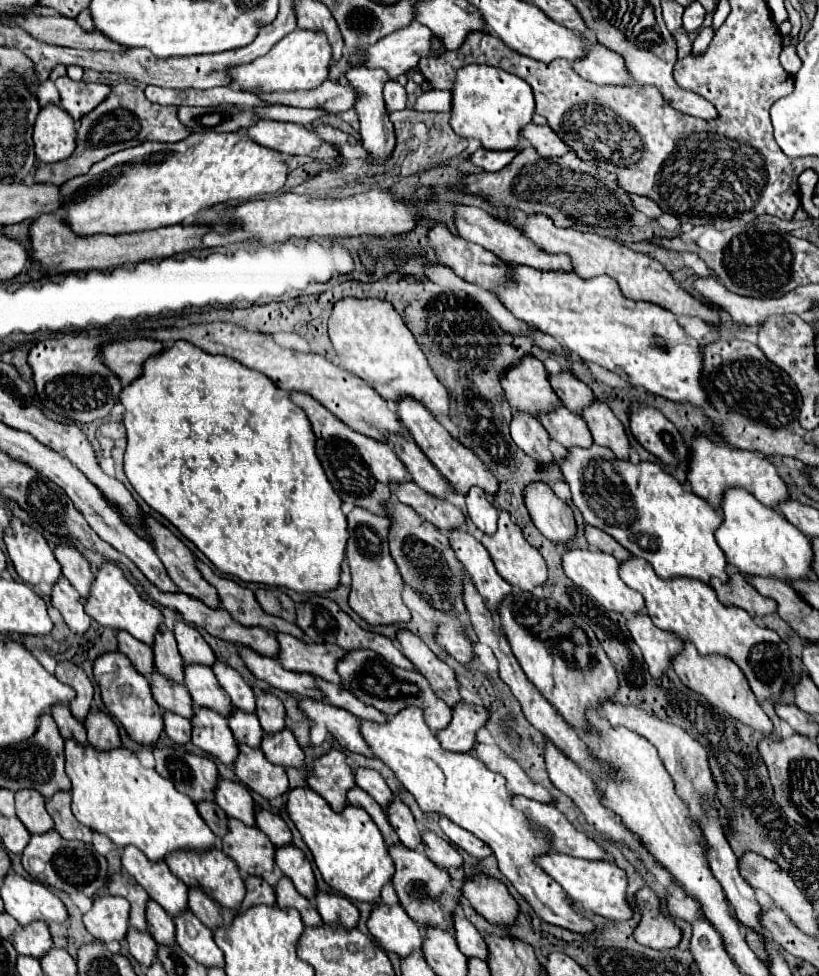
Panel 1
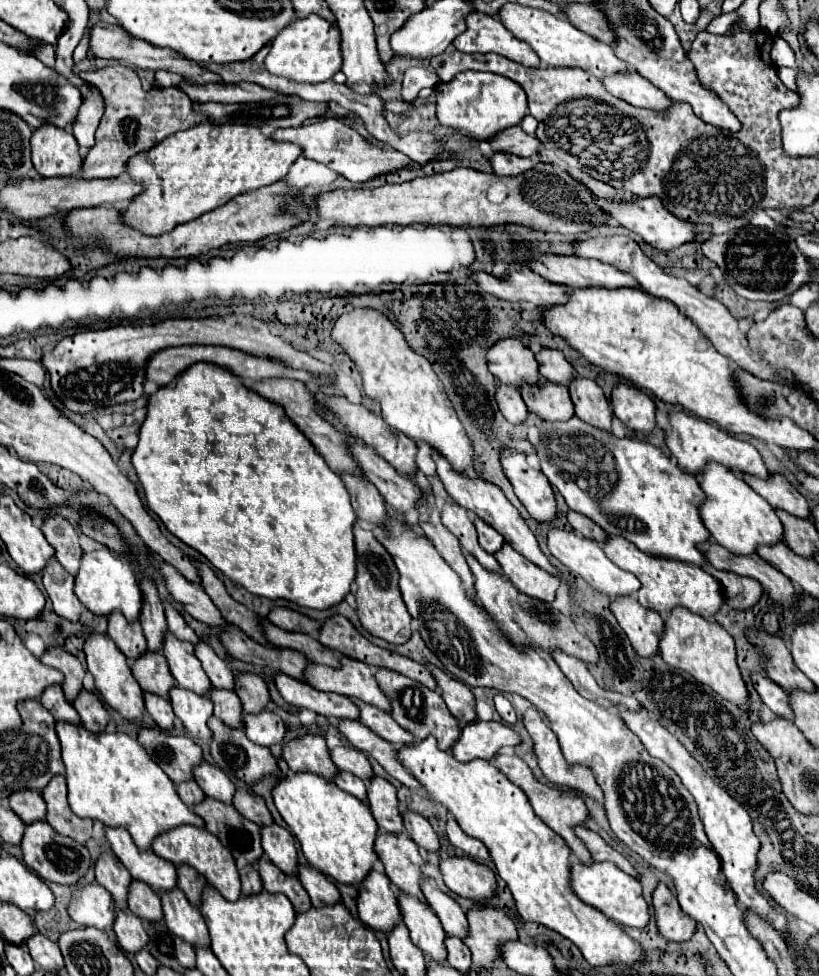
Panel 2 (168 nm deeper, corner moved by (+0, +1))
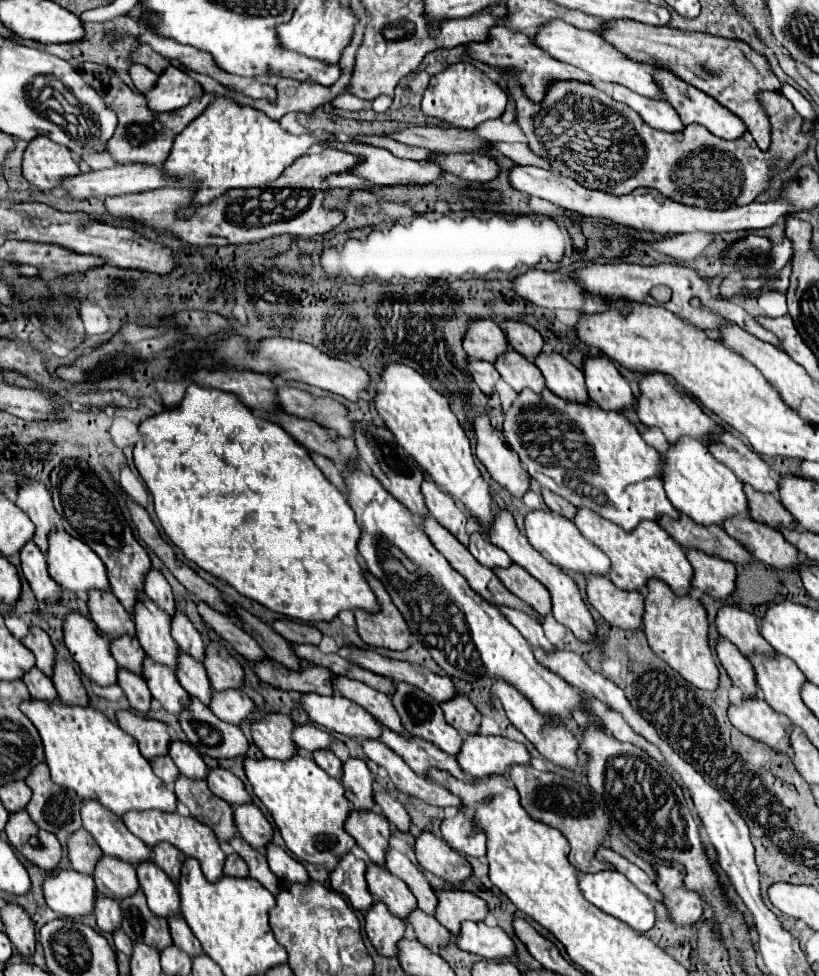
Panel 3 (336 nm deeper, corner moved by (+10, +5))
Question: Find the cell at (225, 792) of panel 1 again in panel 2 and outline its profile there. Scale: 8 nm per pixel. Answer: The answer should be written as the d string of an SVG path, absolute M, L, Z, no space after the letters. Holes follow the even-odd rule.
M203 762L201 766L195 768L195 782L209 798L215 798L225 804L233 804L235 784L227 778L227 774L221 768L211 766L209 762Z

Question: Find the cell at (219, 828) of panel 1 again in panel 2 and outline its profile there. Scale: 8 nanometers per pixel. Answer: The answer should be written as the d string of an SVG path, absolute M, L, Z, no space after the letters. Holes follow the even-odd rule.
M189 780L189 782L185 782L185 784L177 784L177 790L179 790L181 800L183 800L189 808L201 804L201 802L207 798L205 792L199 788L199 784L197 784L195 780Z

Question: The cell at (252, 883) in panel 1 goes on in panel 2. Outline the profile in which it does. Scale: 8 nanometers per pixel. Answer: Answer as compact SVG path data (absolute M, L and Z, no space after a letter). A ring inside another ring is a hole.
M247 864L239 870L241 874L241 892L245 896L251 896L251 894L259 894L263 890L263 882L261 882L261 876L259 872L255 870L255 866Z

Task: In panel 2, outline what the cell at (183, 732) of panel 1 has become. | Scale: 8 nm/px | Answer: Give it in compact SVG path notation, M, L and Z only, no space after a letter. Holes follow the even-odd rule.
M145 692L145 706L147 706L147 712L151 714L151 718L157 722L157 726L161 730L167 730L167 732L173 730L173 726L175 726L175 712L173 712L169 700Z

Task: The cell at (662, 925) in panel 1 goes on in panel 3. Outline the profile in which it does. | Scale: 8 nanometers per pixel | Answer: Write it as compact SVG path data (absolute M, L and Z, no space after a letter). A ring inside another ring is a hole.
M667 862L655 864L657 888L665 896L665 906L677 924L693 924L703 914L703 900L697 892L689 892L683 884L683 874Z

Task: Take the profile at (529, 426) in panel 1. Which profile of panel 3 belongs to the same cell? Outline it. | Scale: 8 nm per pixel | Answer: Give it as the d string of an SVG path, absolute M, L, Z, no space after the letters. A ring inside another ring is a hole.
M469 358L467 360L467 368L475 380L475 384L485 392L485 394L491 394L495 382L501 378L499 372L495 370L495 366L491 362L485 362L485 360L473 360Z

